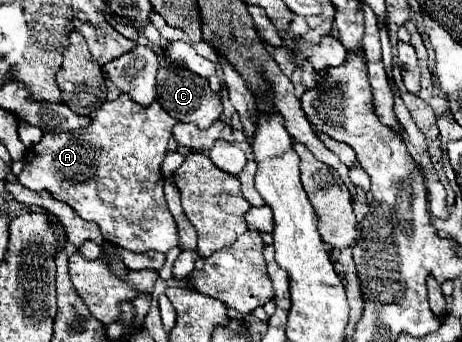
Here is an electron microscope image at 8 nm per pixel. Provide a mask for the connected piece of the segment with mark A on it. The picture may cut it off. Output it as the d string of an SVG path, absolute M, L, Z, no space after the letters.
M121 93L115 101L105 101L93 113L93 123L89 127L65 135L45 133L43 139L27 151L25 167L17 175L17 179L27 189L49 191L55 199L65 201L69 207L73 207L79 217L97 223L105 241L109 241L111 245L123 247L133 253L167 253L169 249L179 247L179 231L173 215L167 211L161 175L161 163L167 155L171 129L175 125L177 119L173 119L157 101L143 107L135 103L127 93Z

